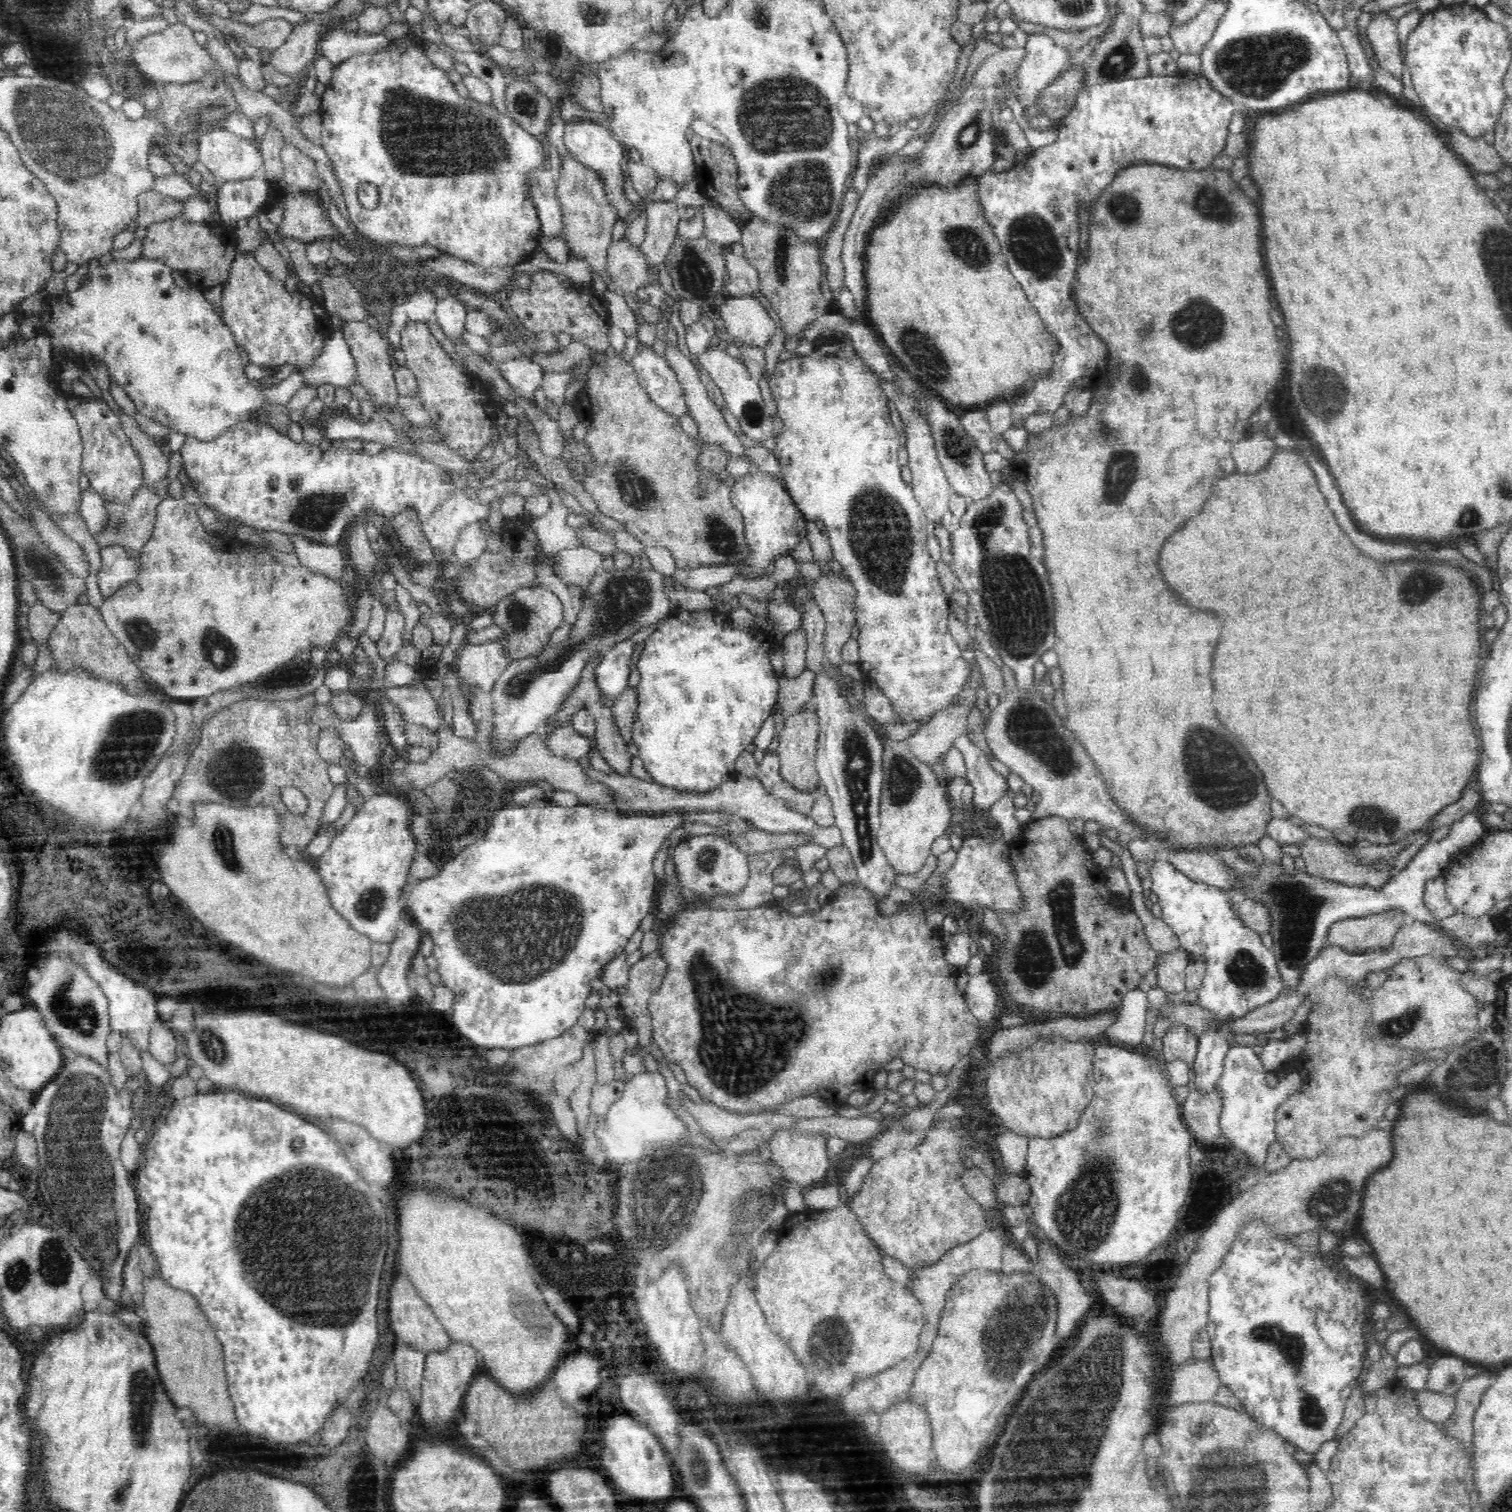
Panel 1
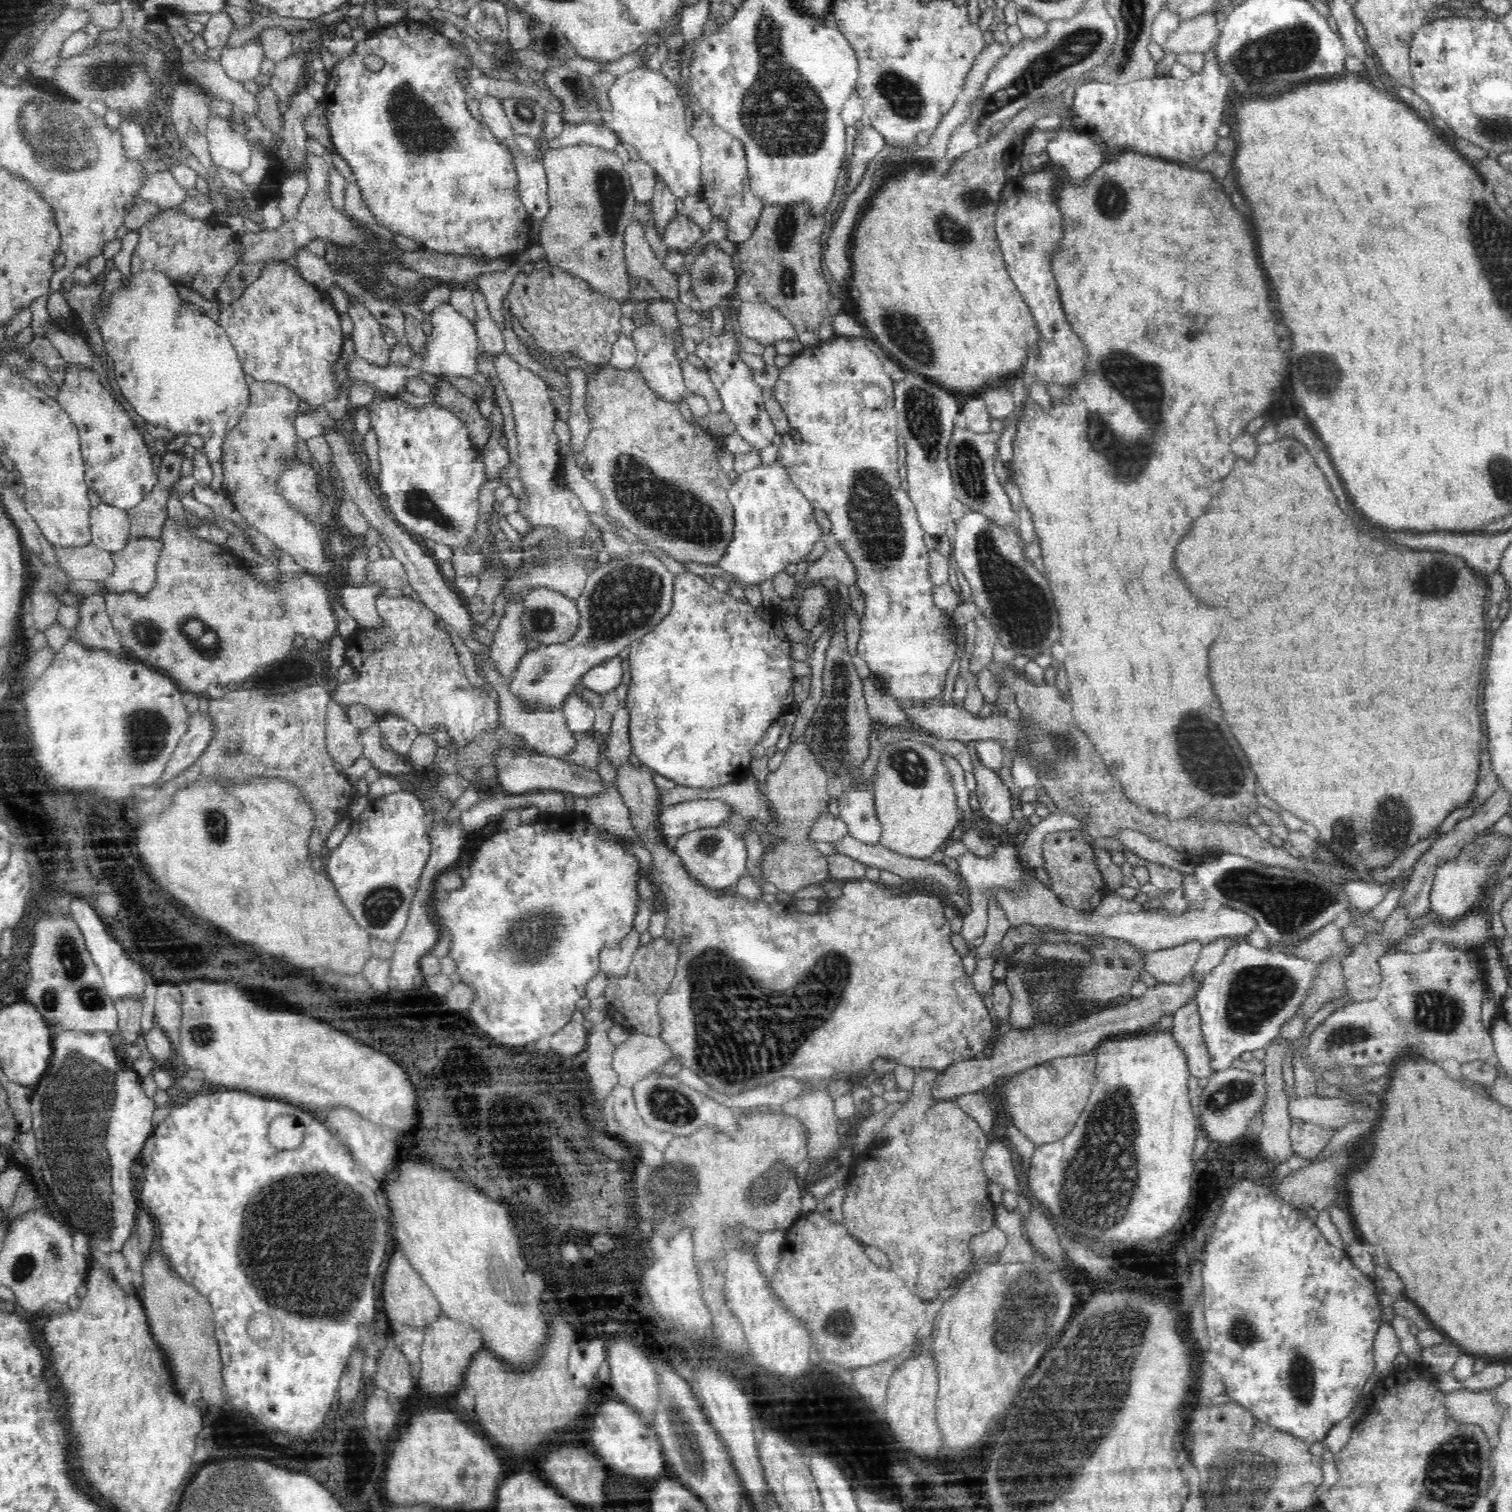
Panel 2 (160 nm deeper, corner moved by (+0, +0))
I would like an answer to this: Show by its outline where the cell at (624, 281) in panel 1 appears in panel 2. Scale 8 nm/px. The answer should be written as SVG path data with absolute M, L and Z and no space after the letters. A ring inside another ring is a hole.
M632 222L626 227L624 232L624 259L626 272L628 276L637 278L637 280L646 280L650 282L657 292L661 296L672 304L676 305L676 315L681 325L699 325L702 324L702 316L696 315L696 313L690 311L688 306L684 305L680 300L681 292L678 289L678 279L673 273L670 273L665 269L663 257L657 256L653 249L646 243L646 237L644 237L644 225L640 225L636 222Z

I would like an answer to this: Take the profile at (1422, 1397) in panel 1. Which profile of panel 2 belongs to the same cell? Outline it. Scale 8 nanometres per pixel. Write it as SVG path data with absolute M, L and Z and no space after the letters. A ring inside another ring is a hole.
M1464 1387L1453 1392L1445 1393L1443 1407L1446 1408L1446 1415L1458 1424L1471 1424L1482 1429L1488 1438L1496 1438L1499 1422L1502 1420L1502 1408L1497 1408L1494 1402L1495 1388L1482 1390L1480 1392L1468 1392Z

